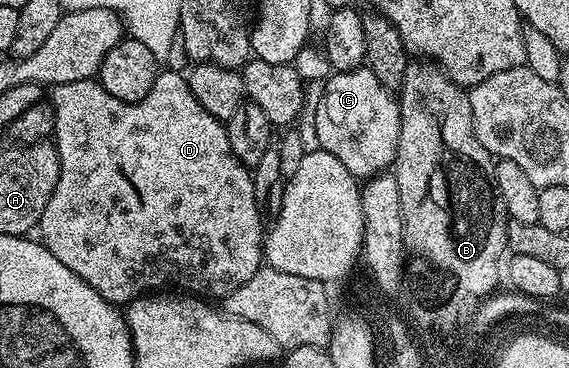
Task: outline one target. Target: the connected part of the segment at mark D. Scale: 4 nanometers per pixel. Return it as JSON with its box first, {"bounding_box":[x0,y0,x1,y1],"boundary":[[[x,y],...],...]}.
{"bounding_box":[37,71,265,306],"boundary":[[[160,71],[153,82],[153,90],[149,90],[149,94],[141,98],[141,102],[125,102],[121,98],[113,98],[113,94],[101,87],[95,78],[56,84],[50,92],[49,103],[55,115],[53,143],[59,155],[59,177],[49,198],[49,206],[45,206],[45,214],[41,214],[37,232],[40,232],[38,235],[42,244],[50,250],[53,258],[57,258],[57,262],[69,266],[69,270],[73,270],[77,278],[89,282],[89,286],[93,286],[93,290],[97,290],[101,298],[116,306],[126,306],[144,294],[167,289],[186,290],[200,298],[222,298],[233,294],[237,286],[245,286],[245,282],[249,282],[249,278],[257,274],[265,260],[265,225],[263,226],[264,217],[257,206],[257,198],[253,194],[252,169],[242,164],[237,154],[233,154],[226,123],[213,118],[213,114],[209,114],[209,110],[205,110],[201,102],[193,98],[193,90],[189,90],[187,77],[182,71]]]}

